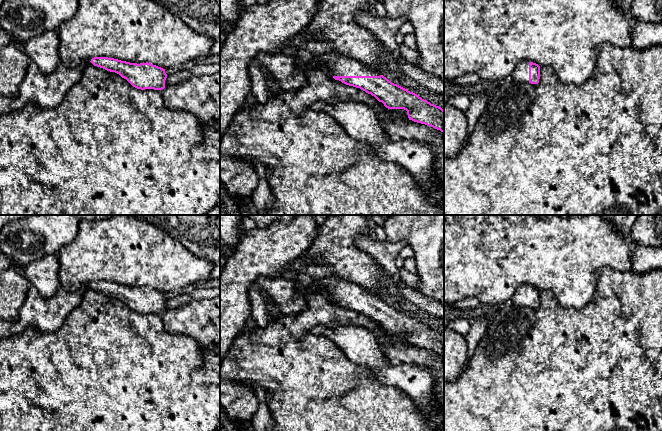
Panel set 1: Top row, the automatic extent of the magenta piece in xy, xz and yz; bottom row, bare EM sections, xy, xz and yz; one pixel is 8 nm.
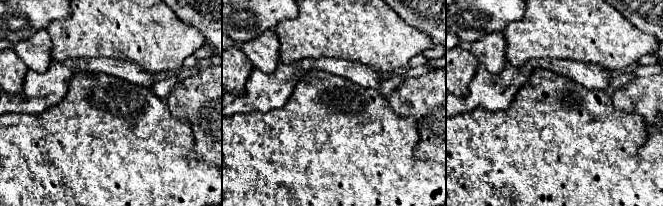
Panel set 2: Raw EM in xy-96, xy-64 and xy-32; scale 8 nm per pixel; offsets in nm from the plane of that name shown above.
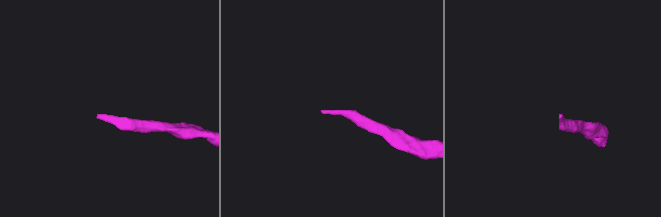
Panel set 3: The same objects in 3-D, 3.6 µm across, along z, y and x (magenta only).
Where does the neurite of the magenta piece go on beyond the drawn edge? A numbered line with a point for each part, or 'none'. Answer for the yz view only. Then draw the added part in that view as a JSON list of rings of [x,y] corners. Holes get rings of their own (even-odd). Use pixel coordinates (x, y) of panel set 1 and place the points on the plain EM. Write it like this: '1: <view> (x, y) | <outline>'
1: yz (521, 297) | [[[521,285],[514,293],[511,301],[516,306],[529,307],[529,285]]]

